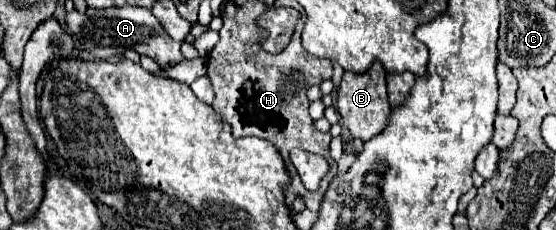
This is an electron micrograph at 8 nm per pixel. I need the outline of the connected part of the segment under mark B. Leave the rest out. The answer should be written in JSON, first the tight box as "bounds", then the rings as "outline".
{"bounds":[336,61,390,141],"outline":[[[374,61],[366,73],[344,73],[342,83],[338,87],[338,97],[336,97],[336,107],[342,117],[342,125],[346,125],[352,133],[352,137],[368,141],[370,137],[378,135],[390,115],[390,103],[388,103],[388,93],[386,93],[386,71],[384,67]]]}

